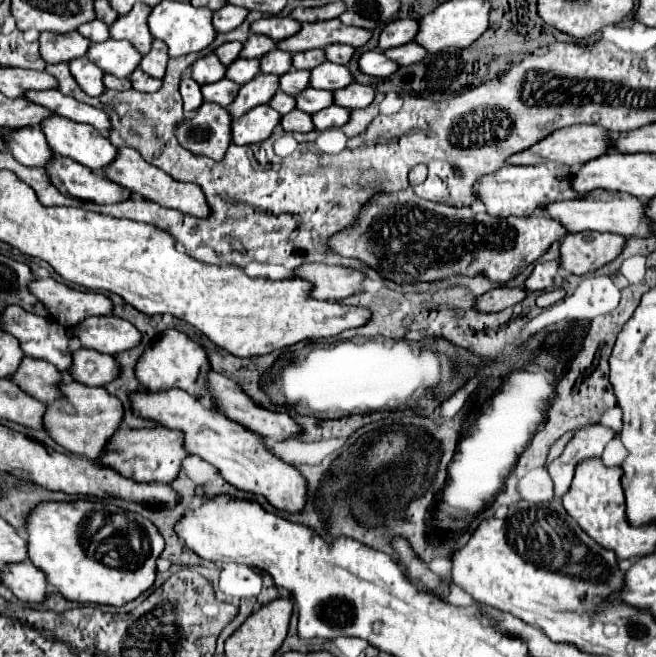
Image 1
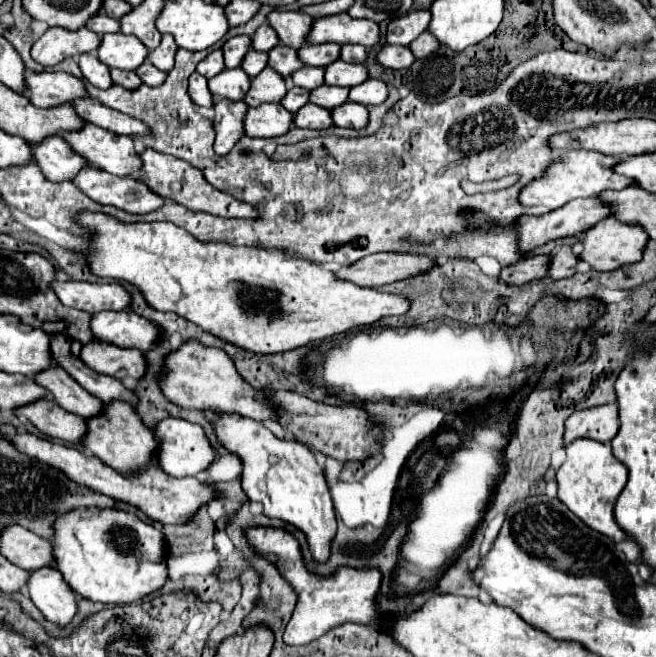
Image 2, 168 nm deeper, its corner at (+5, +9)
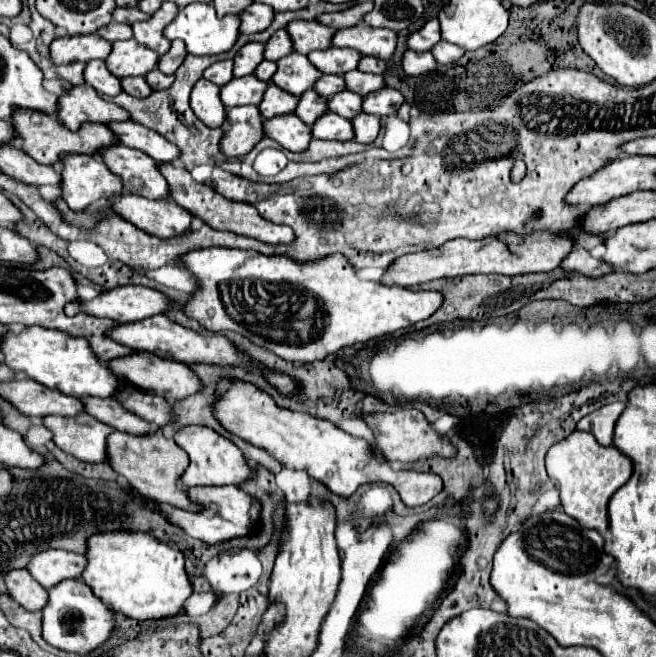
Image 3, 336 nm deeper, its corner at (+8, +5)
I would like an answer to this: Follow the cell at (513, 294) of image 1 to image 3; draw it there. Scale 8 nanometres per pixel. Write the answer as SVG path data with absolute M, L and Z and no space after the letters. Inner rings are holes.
M506 232L506 234L486 238L480 242L458 238L434 250L404 254L396 258L388 266L380 282L410 288L410 286L420 286L436 278L454 278L467 274L518 276L518 274L532 274L532 272L552 272L554 268L560 266L560 262L568 256L570 250L572 250L572 240L566 234L548 234L548 232L532 232L530 236L516 236L516 234Z

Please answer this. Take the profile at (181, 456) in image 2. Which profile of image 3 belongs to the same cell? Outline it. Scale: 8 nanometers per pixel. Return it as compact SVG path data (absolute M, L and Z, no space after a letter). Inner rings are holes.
M184 426L176 432L174 442L188 454L190 464L182 474L182 484L190 486L224 486L224 484L240 484L254 476L254 470L248 468L242 452L224 436L206 426Z

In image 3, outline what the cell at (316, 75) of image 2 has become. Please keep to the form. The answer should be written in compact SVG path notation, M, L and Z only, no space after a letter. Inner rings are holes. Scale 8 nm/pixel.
M324 74L318 84L314 84L314 90L324 96L324 98L330 98L334 92L340 92L344 90L344 78L342 76L334 76L334 74Z

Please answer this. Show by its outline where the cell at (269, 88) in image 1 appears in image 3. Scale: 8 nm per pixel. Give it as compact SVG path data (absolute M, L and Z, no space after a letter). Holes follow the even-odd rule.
M272 80L268 84L270 88L266 88L266 96L262 98L262 104L258 104L262 116L274 118L280 114L292 114L298 104L298 96L290 96L290 92L282 92L282 88L278 88Z

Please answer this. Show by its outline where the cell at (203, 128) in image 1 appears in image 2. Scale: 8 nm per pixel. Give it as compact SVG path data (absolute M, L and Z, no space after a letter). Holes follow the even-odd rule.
M219 100L215 102L215 152L219 156L225 156L233 150L233 146L241 140L241 136L245 136L245 128L243 128L243 120L245 114L249 110L249 106L241 100L241 102L233 102L233 100Z

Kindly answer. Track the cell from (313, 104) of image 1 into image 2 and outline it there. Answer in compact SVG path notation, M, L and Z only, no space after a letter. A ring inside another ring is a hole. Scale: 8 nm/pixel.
M323 84L321 88L315 88L311 92L311 102L317 106L325 106L325 108L337 108L341 104L345 104L349 98L349 88L341 88L341 86L327 86Z

